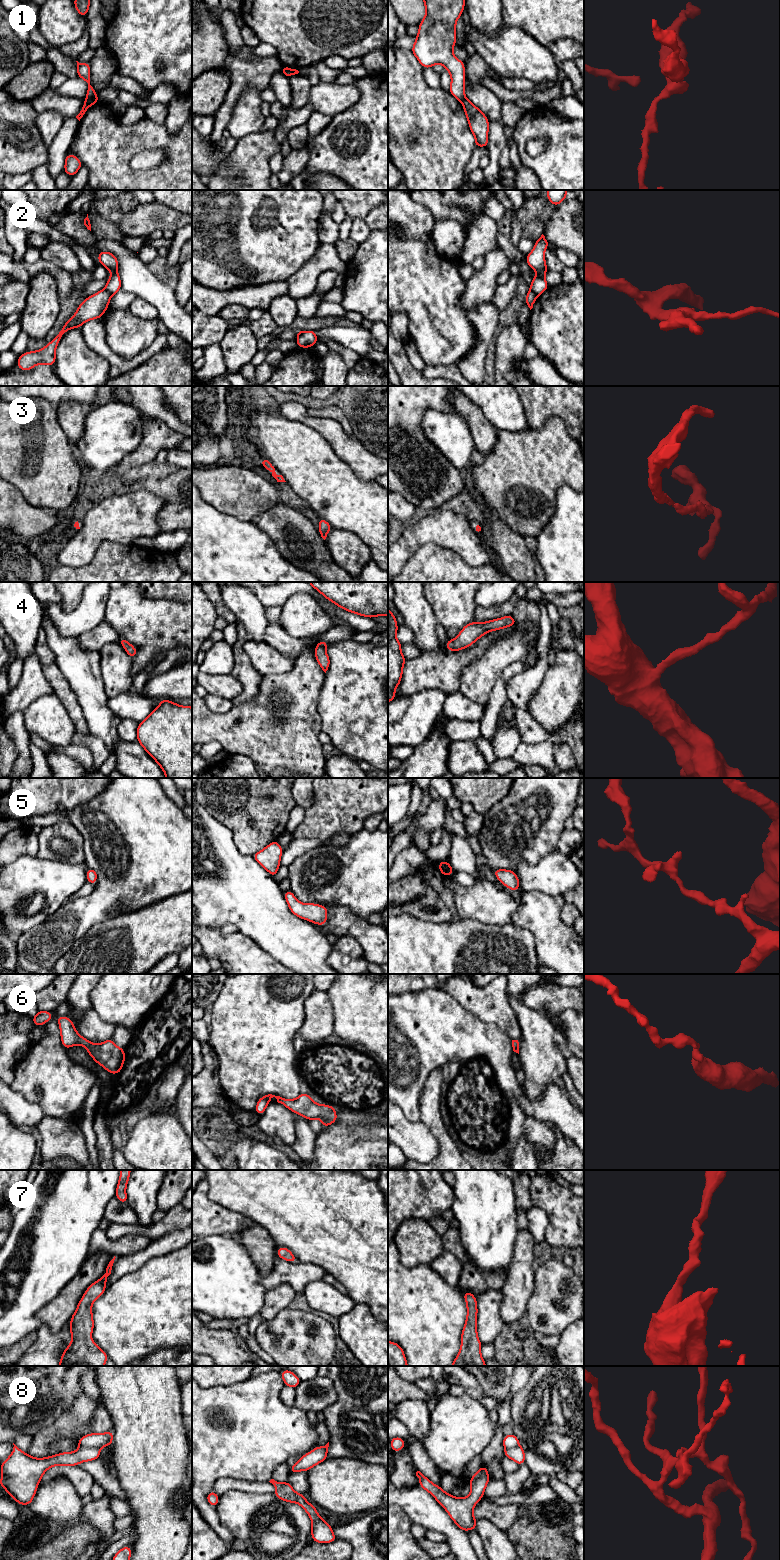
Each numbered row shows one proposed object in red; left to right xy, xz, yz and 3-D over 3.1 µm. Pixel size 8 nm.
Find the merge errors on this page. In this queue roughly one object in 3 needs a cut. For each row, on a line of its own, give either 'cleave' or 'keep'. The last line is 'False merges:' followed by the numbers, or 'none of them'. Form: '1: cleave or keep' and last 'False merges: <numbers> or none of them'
1: cleave
2: cleave
3: keep
4: keep
5: keep
6: keep
7: keep
8: cleave
False merges: 1, 2, 8

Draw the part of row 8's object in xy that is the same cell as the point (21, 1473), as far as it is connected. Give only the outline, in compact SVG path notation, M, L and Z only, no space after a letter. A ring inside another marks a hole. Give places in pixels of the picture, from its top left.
M13 1443L12 1454L0 1465L3 1487L18 1504L29 1506L38 1484L47 1469L57 1466L78 1466L80 1462L99 1459L100 1449L79 1447L76 1452L63 1452L46 1458L34 1458Z

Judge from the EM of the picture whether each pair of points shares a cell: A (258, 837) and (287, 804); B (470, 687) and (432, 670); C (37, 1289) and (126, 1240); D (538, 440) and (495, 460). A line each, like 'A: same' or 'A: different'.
A: same
B: different
C: different
D: same

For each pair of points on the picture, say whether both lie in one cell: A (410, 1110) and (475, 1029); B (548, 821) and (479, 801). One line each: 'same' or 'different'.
A: same
B: different

